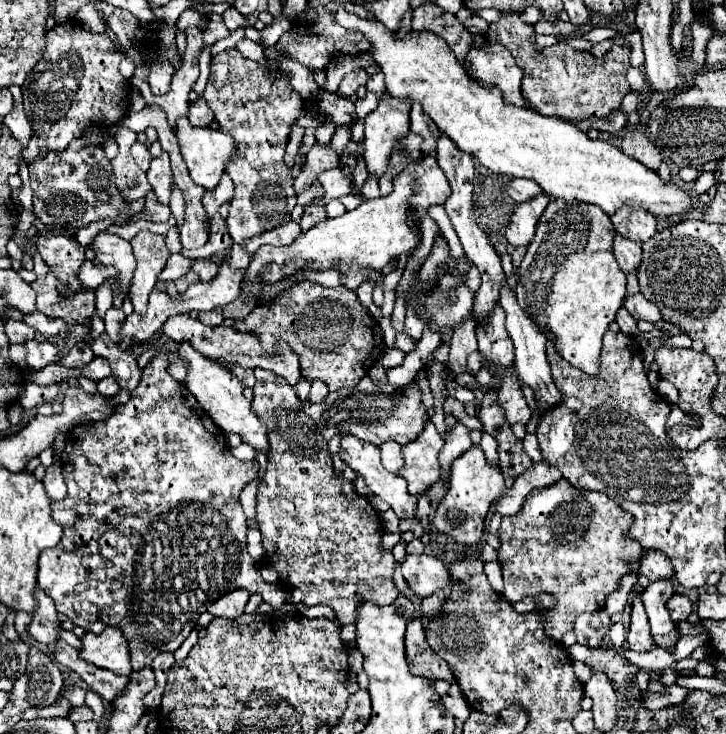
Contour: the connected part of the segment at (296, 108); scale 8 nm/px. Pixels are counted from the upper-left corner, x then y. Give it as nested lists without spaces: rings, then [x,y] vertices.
[[[226,49],[212,57],[210,79],[202,97],[214,111],[220,131],[230,133],[238,145],[238,155],[230,161],[230,167],[226,167],[226,173],[236,185],[226,219],[232,241],[244,243],[242,239],[252,239],[288,223],[296,207],[296,191],[292,187],[292,169],[284,163],[284,153],[290,127],[304,107],[302,97],[290,85],[290,77],[282,73],[274,59],[266,57],[266,67],[252,71],[250,59],[242,57],[238,49]]]

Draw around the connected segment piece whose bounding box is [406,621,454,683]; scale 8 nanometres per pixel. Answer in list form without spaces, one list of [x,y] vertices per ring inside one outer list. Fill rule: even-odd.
[[[418,621],[408,623],[406,649],[408,649],[408,661],[410,661],[412,675],[422,675],[422,677],[430,677],[430,679],[446,679],[446,681],[454,683],[454,675],[452,675],[448,663],[444,659],[440,659],[434,653],[434,649],[428,645],[422,623],[418,623]]]

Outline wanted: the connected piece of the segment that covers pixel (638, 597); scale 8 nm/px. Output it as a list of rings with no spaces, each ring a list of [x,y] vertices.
[[[636,593],[632,599],[632,613],[630,613],[630,629],[628,629],[628,647],[632,651],[650,651],[654,649],[650,625],[646,619],[646,611],[642,607],[642,593]]]

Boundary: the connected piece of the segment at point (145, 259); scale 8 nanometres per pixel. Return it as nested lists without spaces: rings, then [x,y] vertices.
[[[140,231],[130,243],[134,249],[138,267],[134,271],[128,297],[134,303],[134,311],[144,315],[148,295],[152,293],[152,289],[158,281],[158,275],[166,267],[170,251],[166,249],[166,235],[156,235],[150,231]]]

